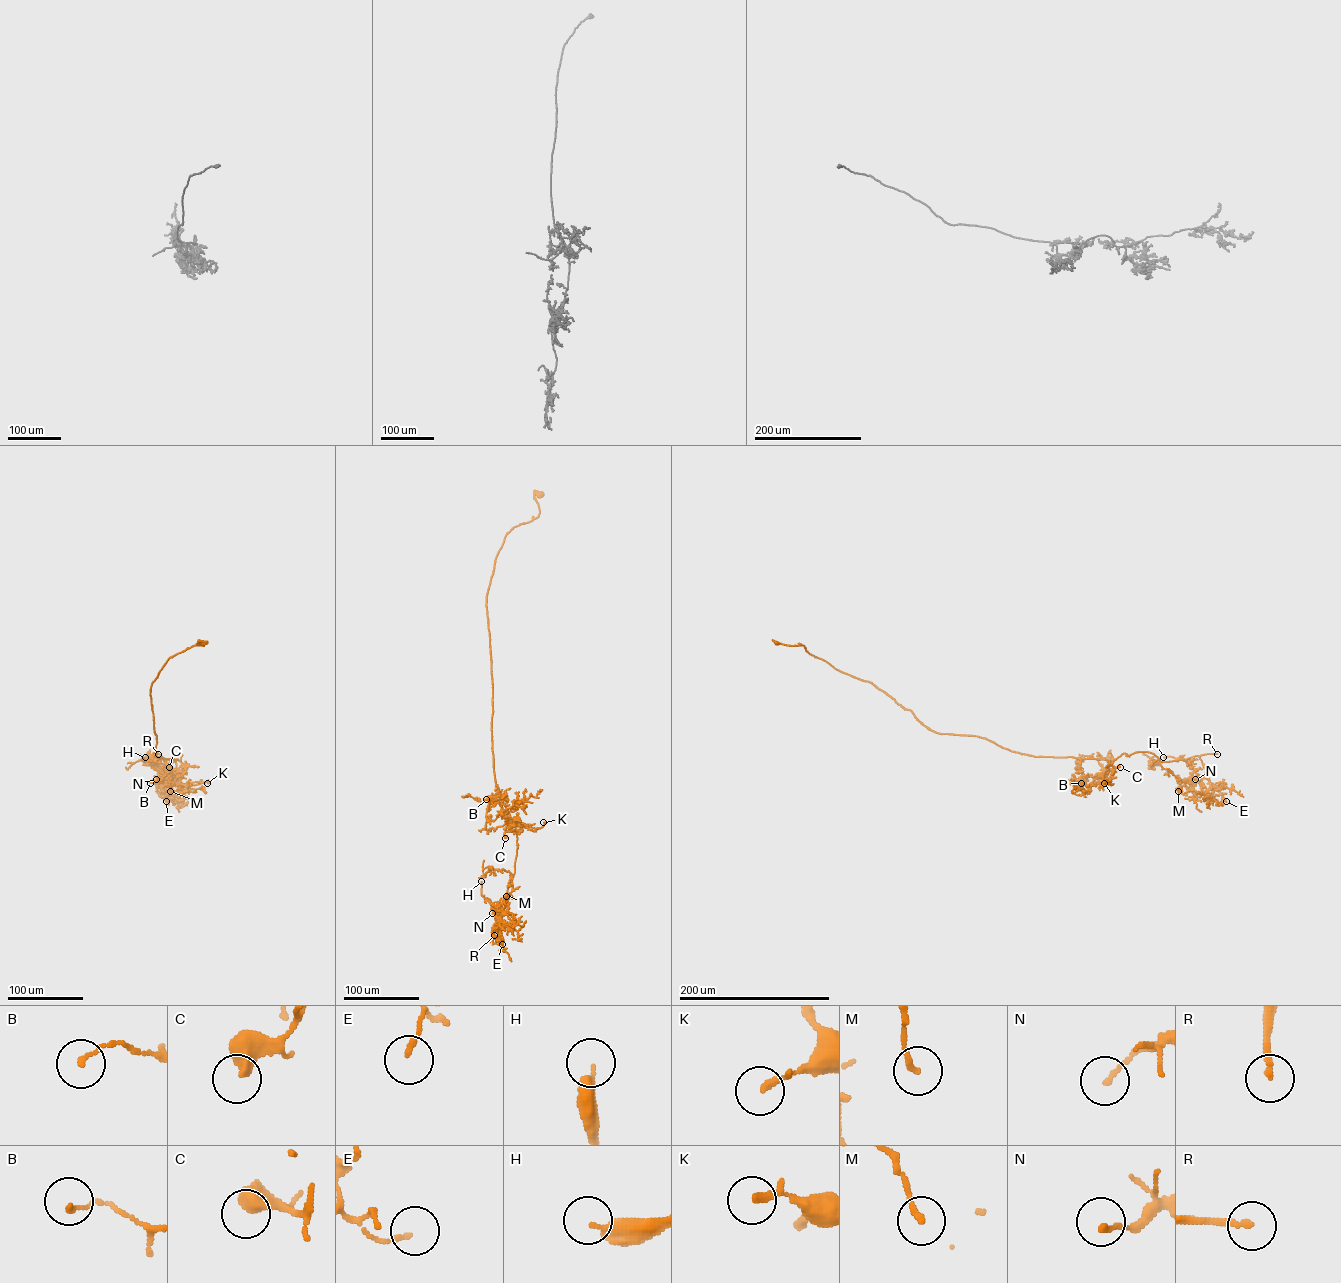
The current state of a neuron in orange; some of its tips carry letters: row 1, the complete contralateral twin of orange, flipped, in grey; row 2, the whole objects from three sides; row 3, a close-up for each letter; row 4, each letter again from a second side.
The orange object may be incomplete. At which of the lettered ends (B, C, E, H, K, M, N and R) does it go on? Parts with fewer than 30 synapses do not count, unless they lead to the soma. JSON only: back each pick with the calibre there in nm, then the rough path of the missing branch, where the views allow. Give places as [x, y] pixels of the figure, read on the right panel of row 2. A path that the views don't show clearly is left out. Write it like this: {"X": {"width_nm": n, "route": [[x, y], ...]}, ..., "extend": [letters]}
{"R": {"width_nm": 190, "route": [[1217, 754], [1280, 753], [1304, 743], [1313, 750], [1314, 762]]}, "extend": ["R"]}

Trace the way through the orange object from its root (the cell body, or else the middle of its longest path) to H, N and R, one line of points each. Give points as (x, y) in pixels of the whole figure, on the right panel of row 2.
H: (776, 642), (803, 645), (871, 682), (937, 733), (1035, 756), (1113, 760), (1146, 751), (1192, 768), (1163, 757)
N: (776, 642), (803, 645), (871, 682), (937, 733), (1035, 756), (1148, 752), (1180, 779), (1195, 779)
R: (776, 642), (803, 645), (871, 682), (937, 733), (1035, 756), (1113, 760), (1146, 751), (1162, 762), (1217, 754)

